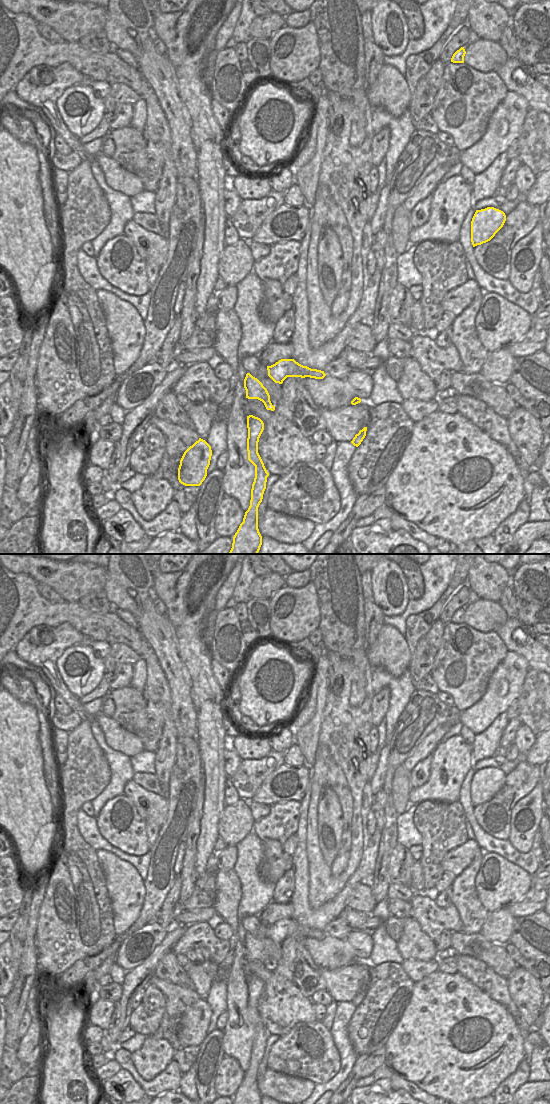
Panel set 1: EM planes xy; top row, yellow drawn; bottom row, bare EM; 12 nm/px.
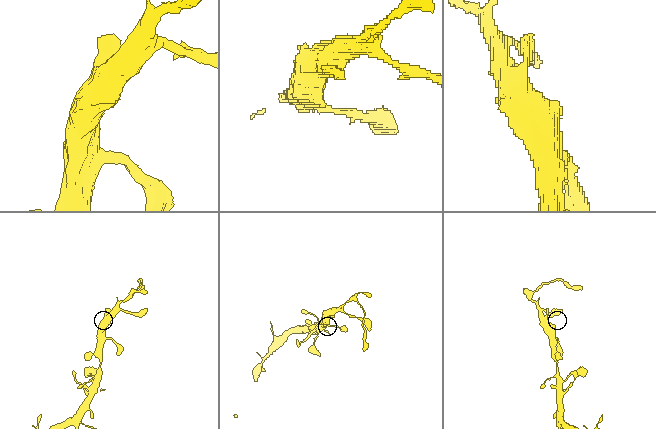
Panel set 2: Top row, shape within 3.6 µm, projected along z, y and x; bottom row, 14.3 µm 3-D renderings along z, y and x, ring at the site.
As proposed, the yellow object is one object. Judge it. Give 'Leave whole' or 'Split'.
Leave whole

